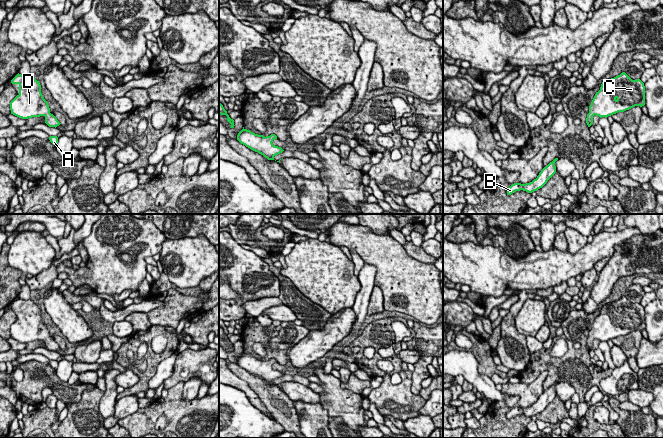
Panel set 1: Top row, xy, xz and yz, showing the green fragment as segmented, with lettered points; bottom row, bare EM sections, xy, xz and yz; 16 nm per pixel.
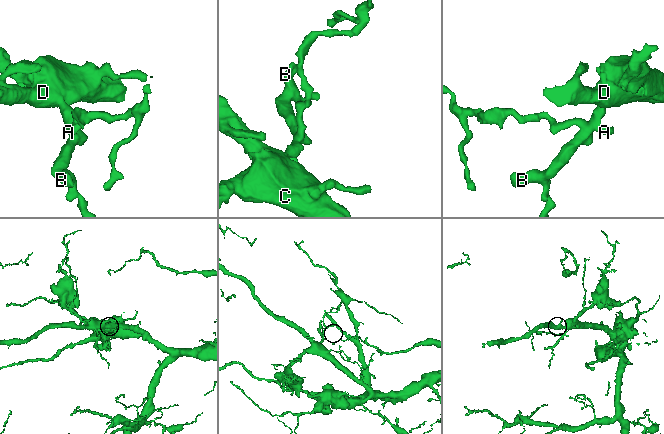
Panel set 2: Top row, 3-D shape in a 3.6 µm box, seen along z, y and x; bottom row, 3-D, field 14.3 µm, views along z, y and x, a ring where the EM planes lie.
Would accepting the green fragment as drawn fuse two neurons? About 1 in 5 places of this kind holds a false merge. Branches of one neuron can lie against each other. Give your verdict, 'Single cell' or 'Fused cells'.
Single cell

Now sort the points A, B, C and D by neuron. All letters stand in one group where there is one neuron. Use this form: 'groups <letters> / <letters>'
groups A B C D

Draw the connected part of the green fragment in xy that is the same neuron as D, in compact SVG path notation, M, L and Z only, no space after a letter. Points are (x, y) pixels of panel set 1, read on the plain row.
M18 297L11 307L19 309L19 318L10 326L11 338L22 343L44 340L49 351L56 352L61 348L50 337L48 326L41 317L41 309L32 299Z

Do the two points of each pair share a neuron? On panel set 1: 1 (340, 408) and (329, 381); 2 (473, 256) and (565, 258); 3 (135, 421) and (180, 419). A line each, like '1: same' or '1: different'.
1: same
2: same
3: same

